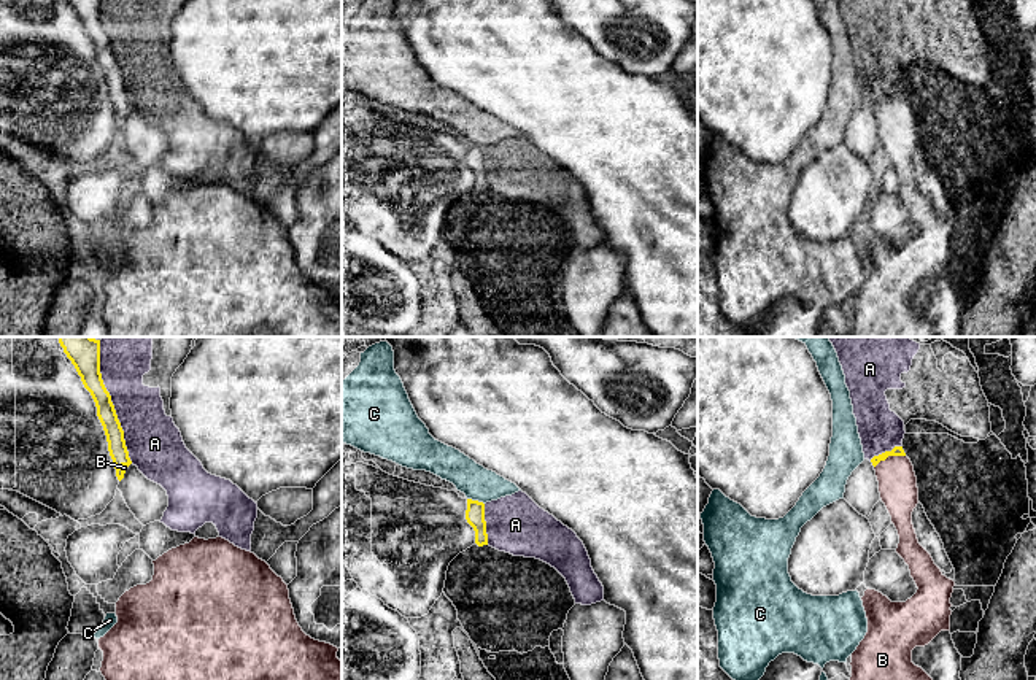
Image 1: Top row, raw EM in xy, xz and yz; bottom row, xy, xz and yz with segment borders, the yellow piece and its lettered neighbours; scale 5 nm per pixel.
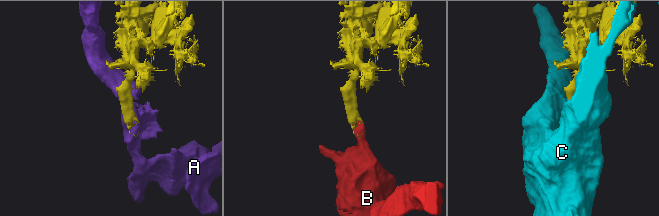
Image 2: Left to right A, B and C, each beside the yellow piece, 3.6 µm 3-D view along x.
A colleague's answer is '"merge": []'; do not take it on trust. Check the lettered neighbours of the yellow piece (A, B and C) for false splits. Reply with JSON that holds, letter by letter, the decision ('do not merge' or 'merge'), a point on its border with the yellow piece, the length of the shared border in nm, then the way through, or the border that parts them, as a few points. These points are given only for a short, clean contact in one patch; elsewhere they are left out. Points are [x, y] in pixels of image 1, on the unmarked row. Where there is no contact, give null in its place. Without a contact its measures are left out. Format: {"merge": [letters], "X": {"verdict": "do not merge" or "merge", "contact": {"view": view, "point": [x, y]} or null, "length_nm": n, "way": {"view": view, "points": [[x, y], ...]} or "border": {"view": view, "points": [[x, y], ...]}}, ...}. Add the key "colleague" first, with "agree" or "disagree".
{"colleague": "agree", "merge": [], "A": {"verdict": "do not merge", "contact": {"view": "xy", "point": [115, 54]}, "length_nm": 550}, "B": {"verdict": "do not merge", "contact": {"view": "yz", "point": [889, 99]}, "length_nm": 170, "border": {"view": "yz", "points": [[904, 99], [889, 99], [874, 112]]}}, "C": {"verdict": "do not merge", "contact": {"view": "xz", "point": [475, 145]}, "length_nm": 90, "border": {"view": "xz", "points": [[467, 142], [483, 148]]}}}

